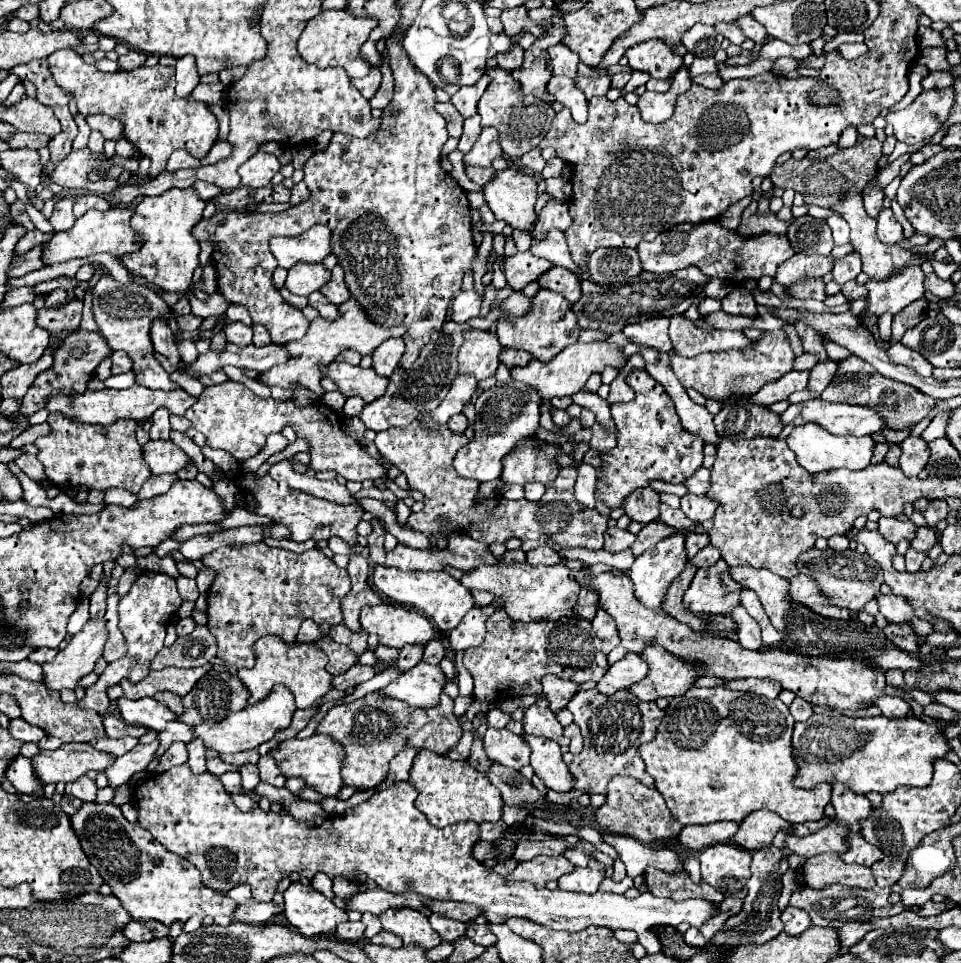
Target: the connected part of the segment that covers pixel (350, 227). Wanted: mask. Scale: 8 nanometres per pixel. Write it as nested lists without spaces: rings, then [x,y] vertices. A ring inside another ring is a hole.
[[[402,37],[394,43],[386,41],[390,67],[394,73],[396,89],[390,105],[382,111],[380,127],[376,133],[356,139],[352,135],[334,133],[326,149],[316,151],[304,165],[304,179],[310,189],[310,197],[284,213],[244,213],[244,211],[216,211],[210,219],[200,221],[192,231],[198,241],[214,235],[214,261],[218,271],[218,291],[230,301],[240,303],[250,311],[254,323],[268,329],[272,343],[288,343],[304,337],[308,319],[302,311],[288,305],[284,297],[272,285],[272,269],[278,267],[269,248],[273,236],[297,237],[314,223],[330,227],[334,239],[334,255],[344,269],[348,291],[360,301],[366,317],[376,325],[394,325],[394,317],[400,317],[400,325],[406,327],[404,343],[406,351],[400,359],[402,369],[412,369],[420,349],[430,341],[430,335],[446,321],[448,305],[460,293],[464,273],[472,273],[472,259],[476,257],[476,243],[472,239],[472,219],[464,189],[440,167],[440,147],[448,139],[446,119],[434,109],[436,95],[434,85],[408,61],[400,45]]]

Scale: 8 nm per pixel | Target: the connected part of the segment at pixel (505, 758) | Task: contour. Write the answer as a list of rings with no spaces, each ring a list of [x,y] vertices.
[[[488,729],[484,735],[484,751],[490,761],[512,769],[522,769],[524,765],[530,765],[528,745],[524,745],[518,735],[512,735],[506,729]]]

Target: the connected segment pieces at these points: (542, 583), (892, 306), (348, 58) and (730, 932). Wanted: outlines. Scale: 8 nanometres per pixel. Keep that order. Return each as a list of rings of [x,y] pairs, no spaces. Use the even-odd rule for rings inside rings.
[[[498,563],[498,565],[480,565],[476,569],[464,571],[460,583],[466,589],[484,589],[490,591],[494,597],[504,599],[502,609],[508,613],[508,617],[512,621],[522,621],[522,623],[530,623],[530,621],[556,621],[560,617],[574,617],[572,607],[576,605],[576,595],[580,591],[580,585],[576,583],[576,571],[564,567],[564,565],[538,565],[532,567],[530,563]]]
[[[912,257],[912,265],[908,265],[904,273],[882,283],[868,281],[868,305],[864,313],[874,317],[880,317],[884,313],[896,315],[912,301],[924,297],[924,273],[920,269],[920,263],[922,259]]]
[[[324,11],[324,15],[314,17],[308,21],[306,29],[302,31],[298,39],[298,53],[306,63],[318,65],[318,67],[342,67],[348,77],[364,77],[370,71],[370,65],[360,57],[358,49],[366,43],[370,31],[376,27],[376,19],[372,17],[356,17],[346,11]],[[328,49],[338,53],[336,57],[328,57]]]
[[[766,847],[760,851],[754,851],[752,855],[752,877],[748,879],[748,895],[744,897],[744,905],[742,911],[736,917],[730,917],[722,929],[710,939],[714,945],[760,945],[766,943],[770,939],[774,939],[782,929],[782,921],[780,921],[780,909],[778,909],[778,897],[782,891],[782,883],[780,883],[780,865],[782,861],[782,851],[778,847]]]

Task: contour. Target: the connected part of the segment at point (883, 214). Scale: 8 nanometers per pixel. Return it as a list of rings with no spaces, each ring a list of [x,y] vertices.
[[[882,209],[876,221],[878,221],[878,239],[884,245],[896,245],[896,243],[900,243],[904,239],[902,225],[894,219],[892,209]]]

